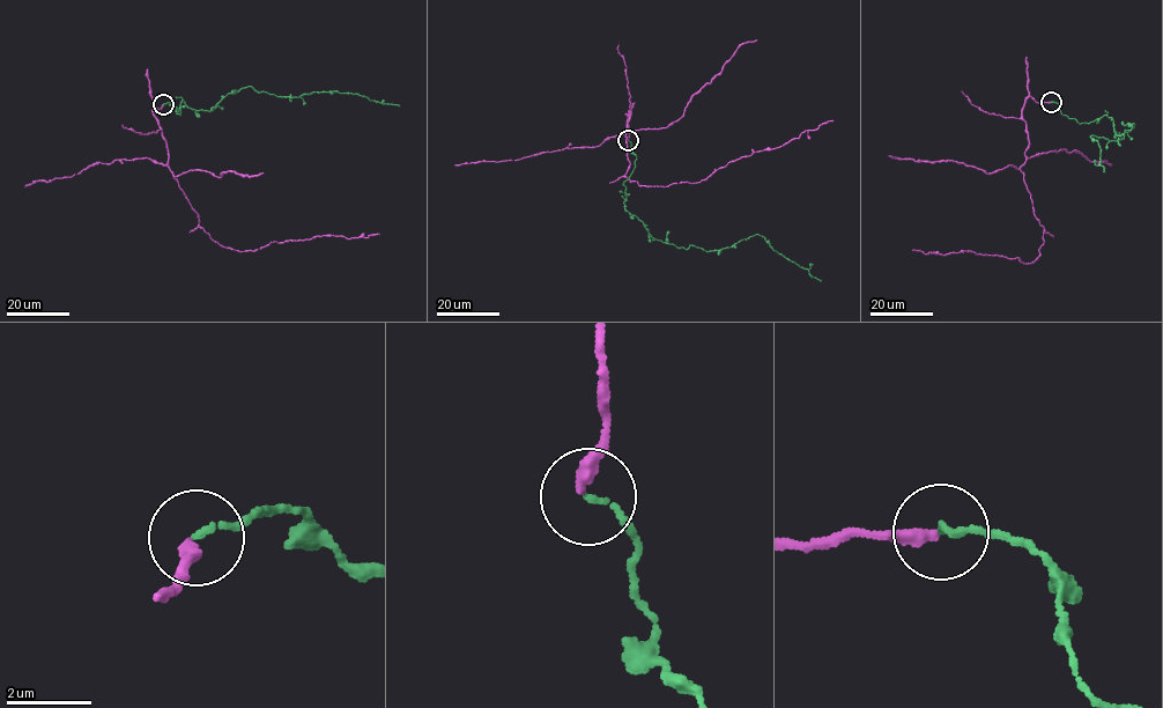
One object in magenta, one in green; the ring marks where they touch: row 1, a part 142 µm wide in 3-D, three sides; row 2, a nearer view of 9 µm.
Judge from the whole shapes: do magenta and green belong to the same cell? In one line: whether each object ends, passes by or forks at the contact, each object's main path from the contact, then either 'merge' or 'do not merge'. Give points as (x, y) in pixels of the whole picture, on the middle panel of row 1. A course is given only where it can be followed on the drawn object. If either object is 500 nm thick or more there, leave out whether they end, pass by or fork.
magenta ends; green ends; course magenta (628, 140), (627, 115), (624, 176), (667, 186), (698, 183), (834, 120); course green (628, 141), (636, 157), (623, 183), (624, 207), (653, 238), (708, 251), (731, 248), (758, 234), (821, 281); merge

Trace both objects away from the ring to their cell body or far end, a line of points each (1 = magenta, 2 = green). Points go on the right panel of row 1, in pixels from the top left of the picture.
1: (1050, 102), (1030, 96), (1022, 117), (1029, 147), (1020, 169), (1044, 229), (1038, 256), (1024, 264), (912, 250)
2: (1051, 102), (1080, 123), (1111, 117), (1117, 135), (1134, 123), (1118, 141), (1089, 137), (1101, 148), (1104, 172)

